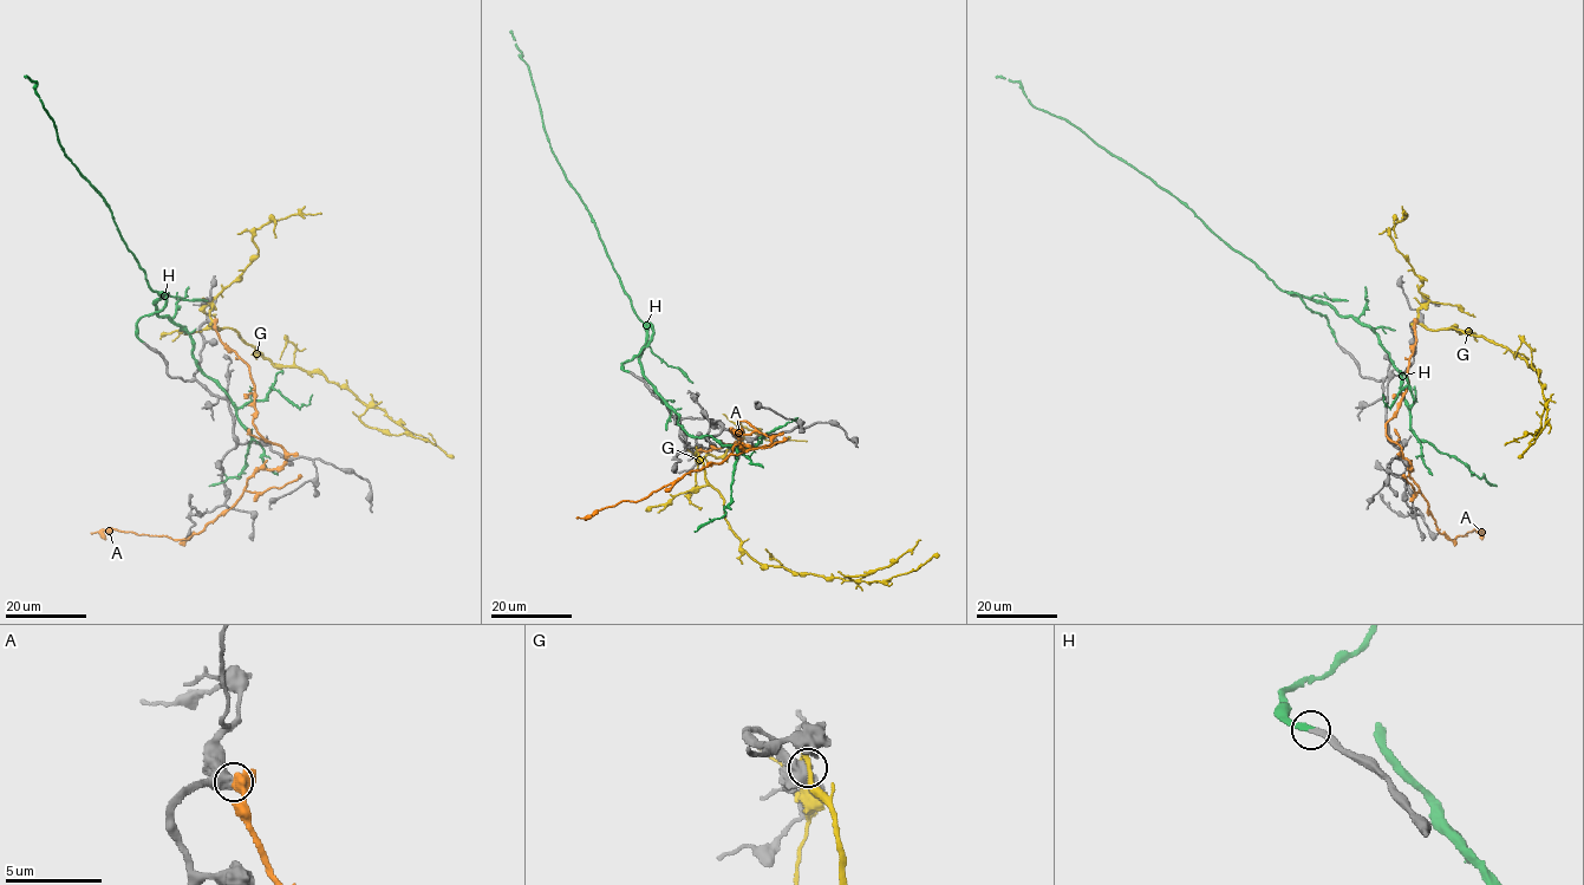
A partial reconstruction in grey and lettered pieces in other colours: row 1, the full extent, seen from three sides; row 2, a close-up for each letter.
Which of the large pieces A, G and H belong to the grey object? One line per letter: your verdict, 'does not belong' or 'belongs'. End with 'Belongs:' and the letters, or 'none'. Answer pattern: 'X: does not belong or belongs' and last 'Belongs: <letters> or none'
A: does not belong
G: does not belong
H: belongs
Belongs: H

